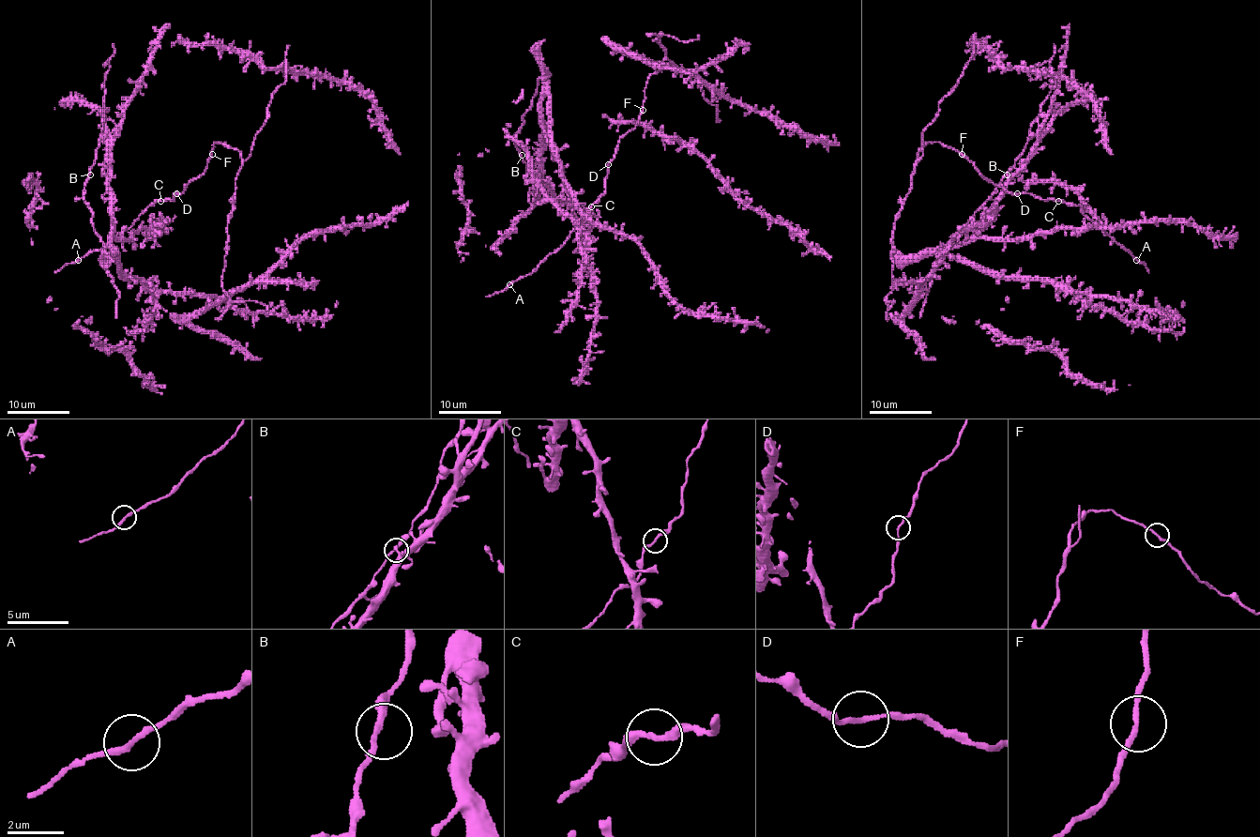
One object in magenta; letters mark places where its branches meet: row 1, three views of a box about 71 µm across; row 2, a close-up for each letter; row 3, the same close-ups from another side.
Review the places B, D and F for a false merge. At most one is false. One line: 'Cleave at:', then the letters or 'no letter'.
Cleave at: no letter

